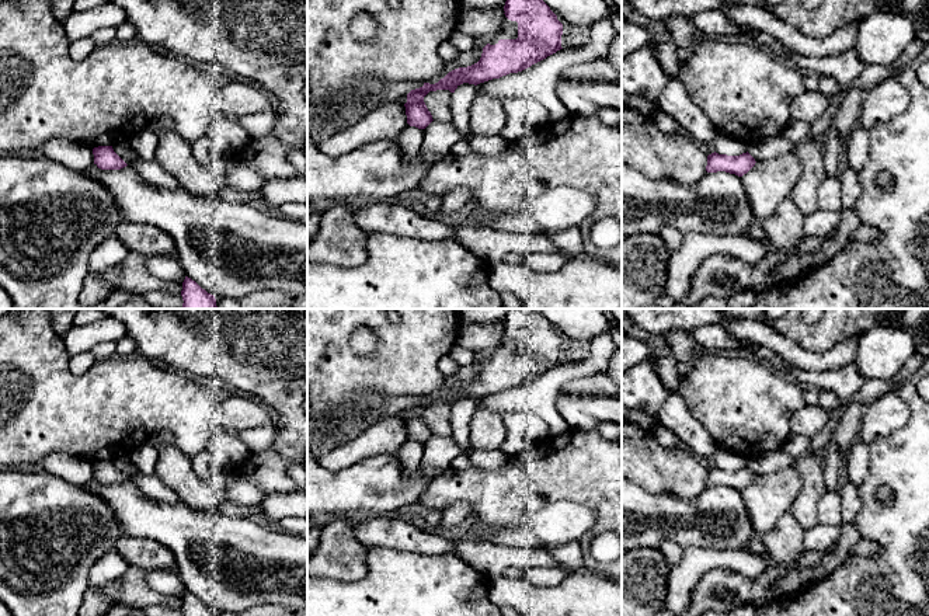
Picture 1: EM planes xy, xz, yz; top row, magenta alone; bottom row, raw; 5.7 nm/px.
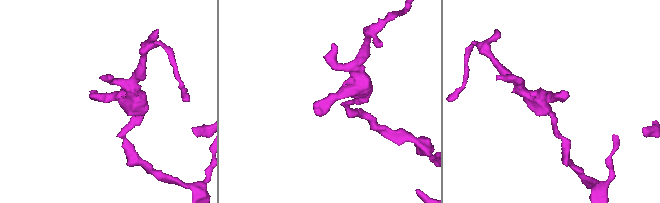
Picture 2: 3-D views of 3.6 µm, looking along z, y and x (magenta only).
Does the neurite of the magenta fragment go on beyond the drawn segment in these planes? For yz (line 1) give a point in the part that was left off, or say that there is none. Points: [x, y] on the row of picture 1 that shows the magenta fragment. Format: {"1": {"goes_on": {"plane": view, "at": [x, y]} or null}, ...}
{"1": {"goes_on": null}}

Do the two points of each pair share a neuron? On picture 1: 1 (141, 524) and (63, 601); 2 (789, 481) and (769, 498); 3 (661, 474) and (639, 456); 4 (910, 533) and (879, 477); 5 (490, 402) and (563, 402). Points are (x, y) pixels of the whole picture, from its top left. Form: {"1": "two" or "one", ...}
{"1": "two", "2": "one", "3": "one", "4": "one", "5": "two"}

